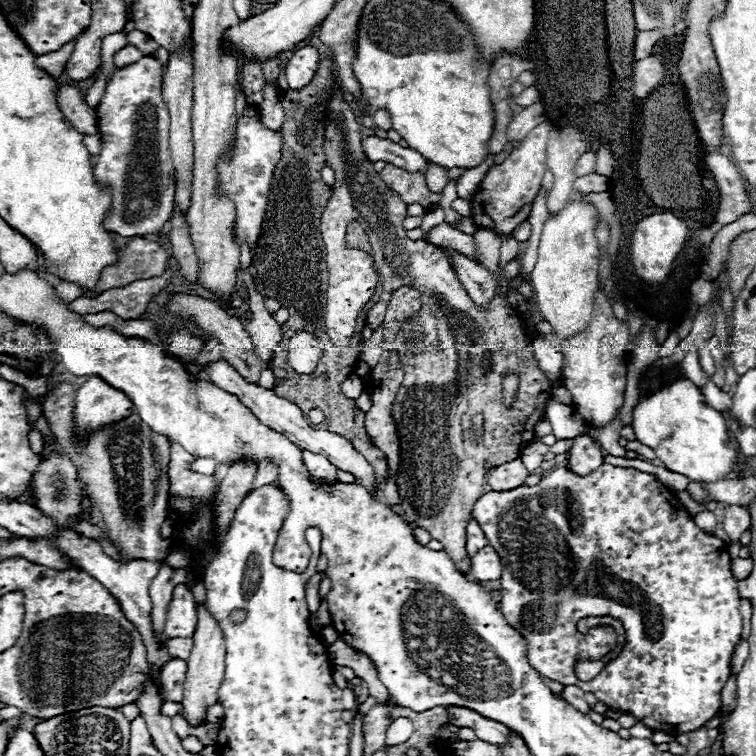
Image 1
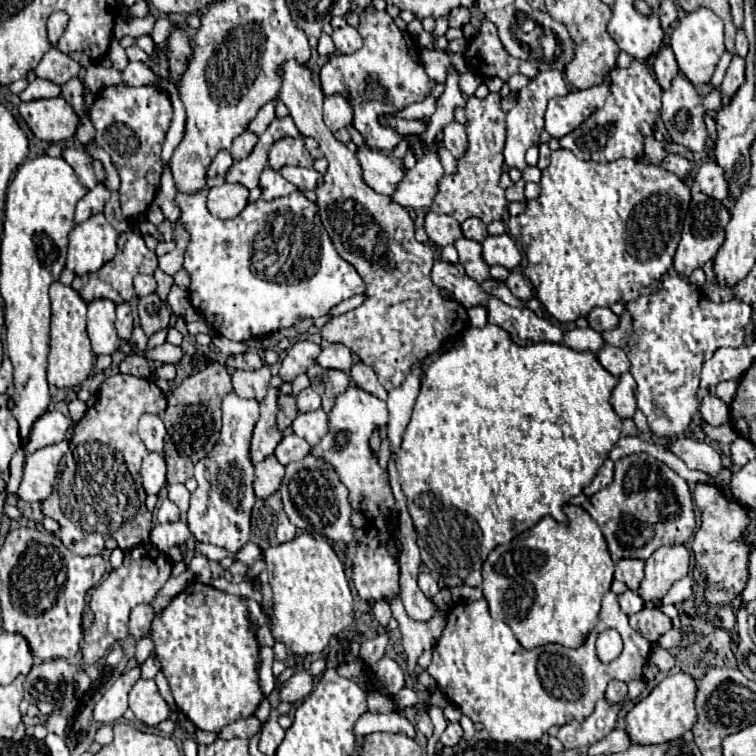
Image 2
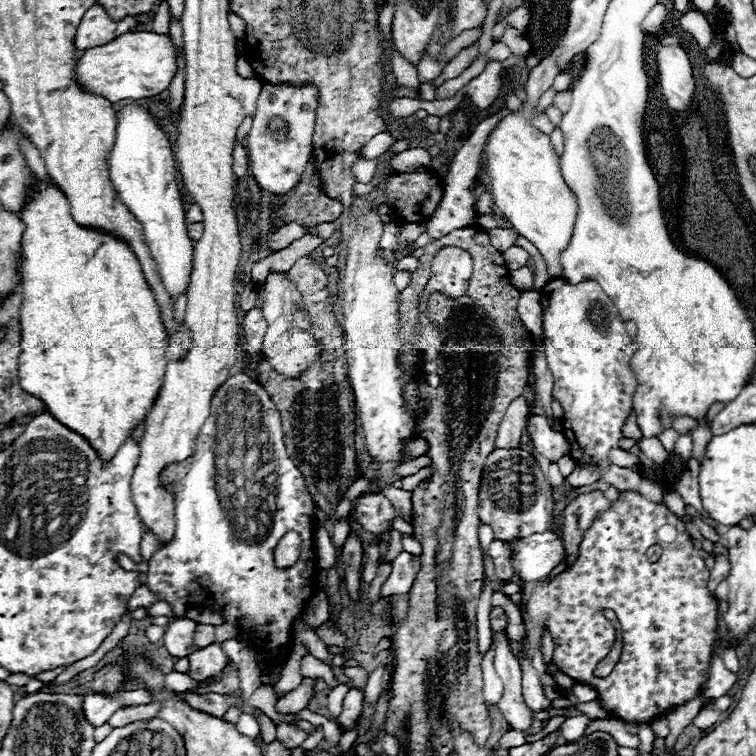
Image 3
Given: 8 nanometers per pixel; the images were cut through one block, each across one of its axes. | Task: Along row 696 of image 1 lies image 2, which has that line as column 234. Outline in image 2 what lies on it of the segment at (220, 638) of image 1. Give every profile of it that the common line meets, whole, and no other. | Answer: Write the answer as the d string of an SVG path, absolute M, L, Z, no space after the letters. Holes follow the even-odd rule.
M222 184L208 188L208 212L214 218L234 218L248 204L248 190L238 184Z

